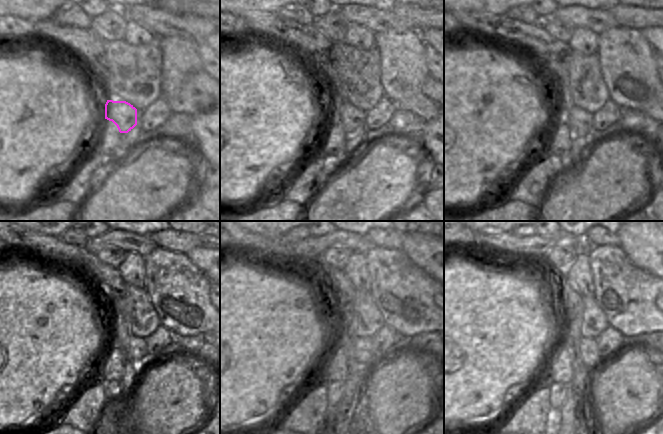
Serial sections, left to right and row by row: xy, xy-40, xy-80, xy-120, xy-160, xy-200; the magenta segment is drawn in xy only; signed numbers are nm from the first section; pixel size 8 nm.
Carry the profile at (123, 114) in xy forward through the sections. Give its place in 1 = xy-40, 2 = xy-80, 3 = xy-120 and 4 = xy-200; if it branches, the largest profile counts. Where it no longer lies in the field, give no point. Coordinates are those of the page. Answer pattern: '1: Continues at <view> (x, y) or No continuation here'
1: Continues at xy-40 (351, 118)
2: Continues at xy-80 (580, 121)
3: Continues at xy-120 (135, 348)
4: Continues at xy-200 (588, 346).

